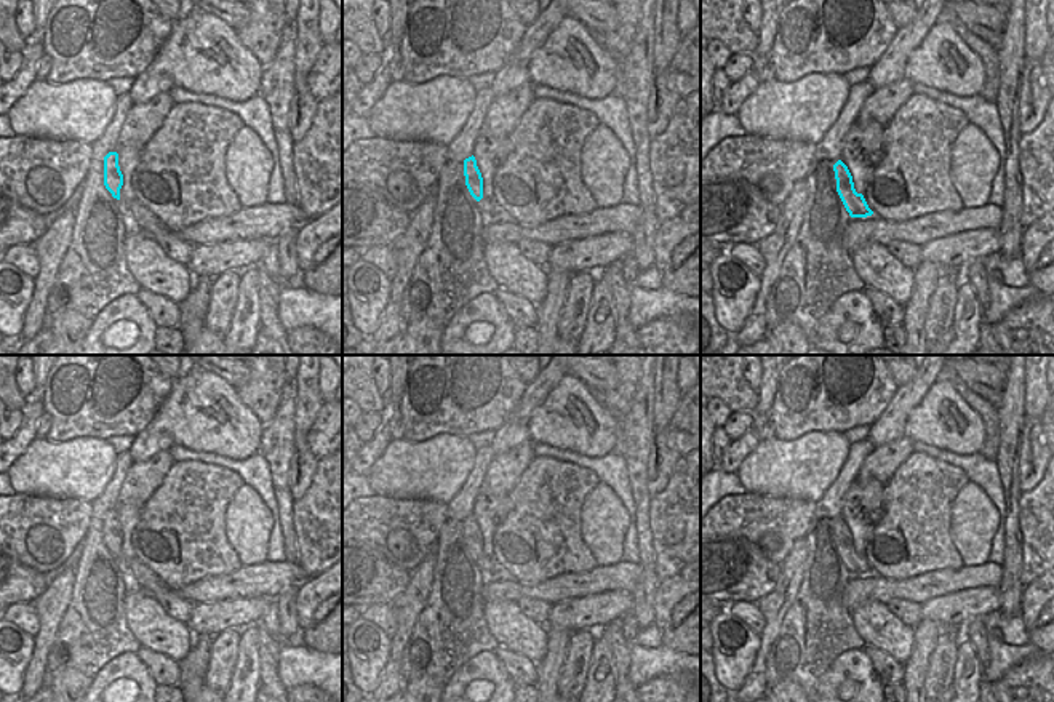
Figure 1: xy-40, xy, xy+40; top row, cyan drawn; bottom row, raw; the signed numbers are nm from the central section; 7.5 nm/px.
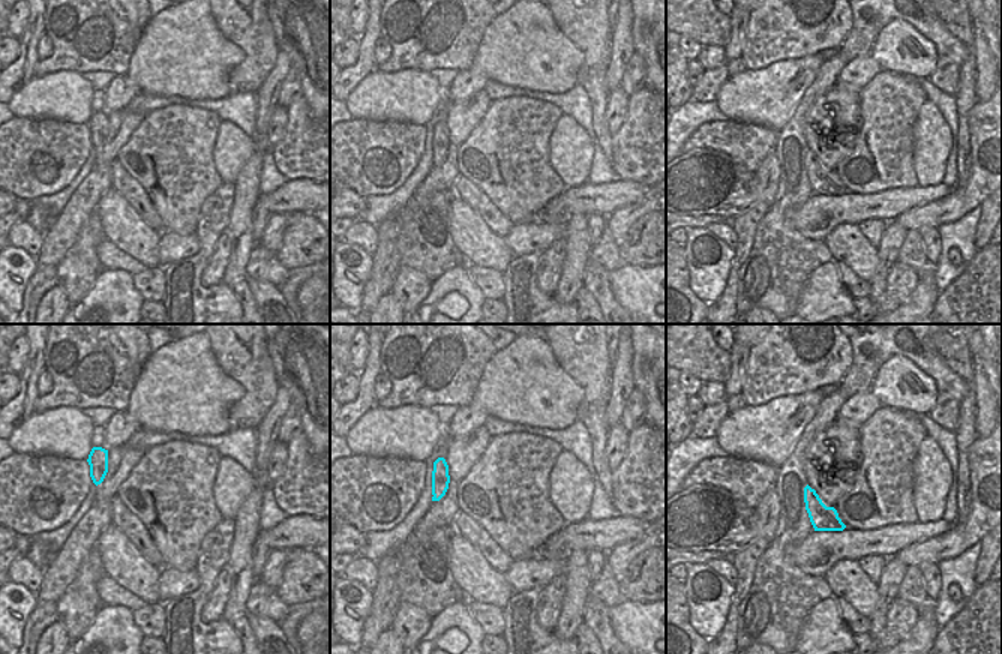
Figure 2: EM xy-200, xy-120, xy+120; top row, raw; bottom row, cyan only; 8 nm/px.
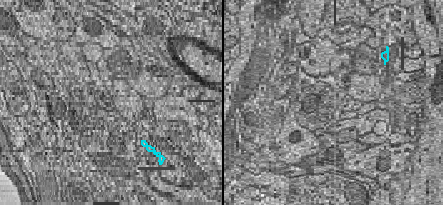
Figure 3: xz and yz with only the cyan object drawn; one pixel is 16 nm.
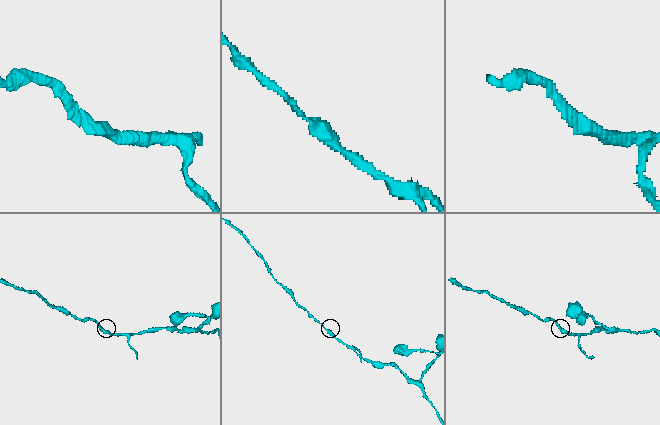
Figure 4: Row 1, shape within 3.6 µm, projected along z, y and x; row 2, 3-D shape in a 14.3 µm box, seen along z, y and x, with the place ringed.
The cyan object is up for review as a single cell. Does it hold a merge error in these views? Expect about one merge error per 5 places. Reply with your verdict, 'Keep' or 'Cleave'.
Keep

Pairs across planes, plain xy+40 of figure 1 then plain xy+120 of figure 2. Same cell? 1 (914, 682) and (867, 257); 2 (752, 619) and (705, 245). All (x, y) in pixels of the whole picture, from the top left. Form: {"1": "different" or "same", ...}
{"1": "different", "2": "different"}

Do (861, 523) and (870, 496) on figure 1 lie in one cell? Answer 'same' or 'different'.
same

